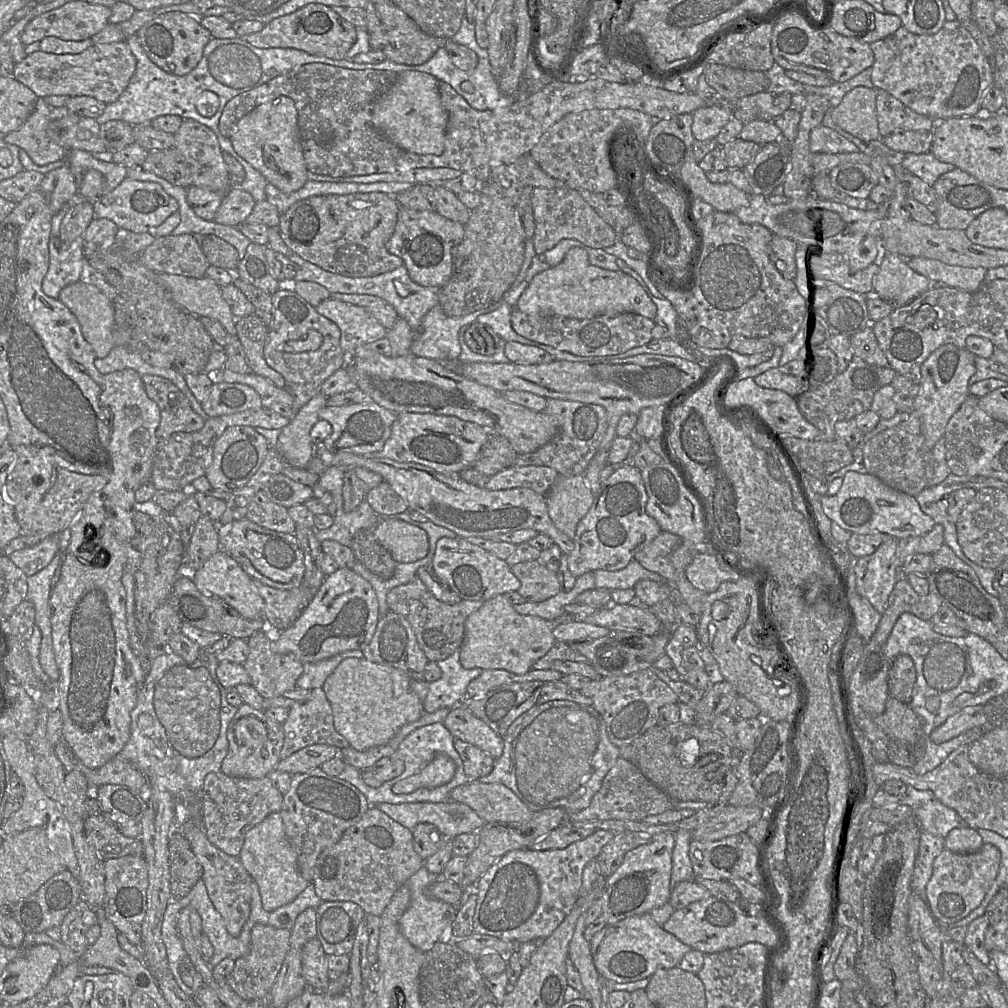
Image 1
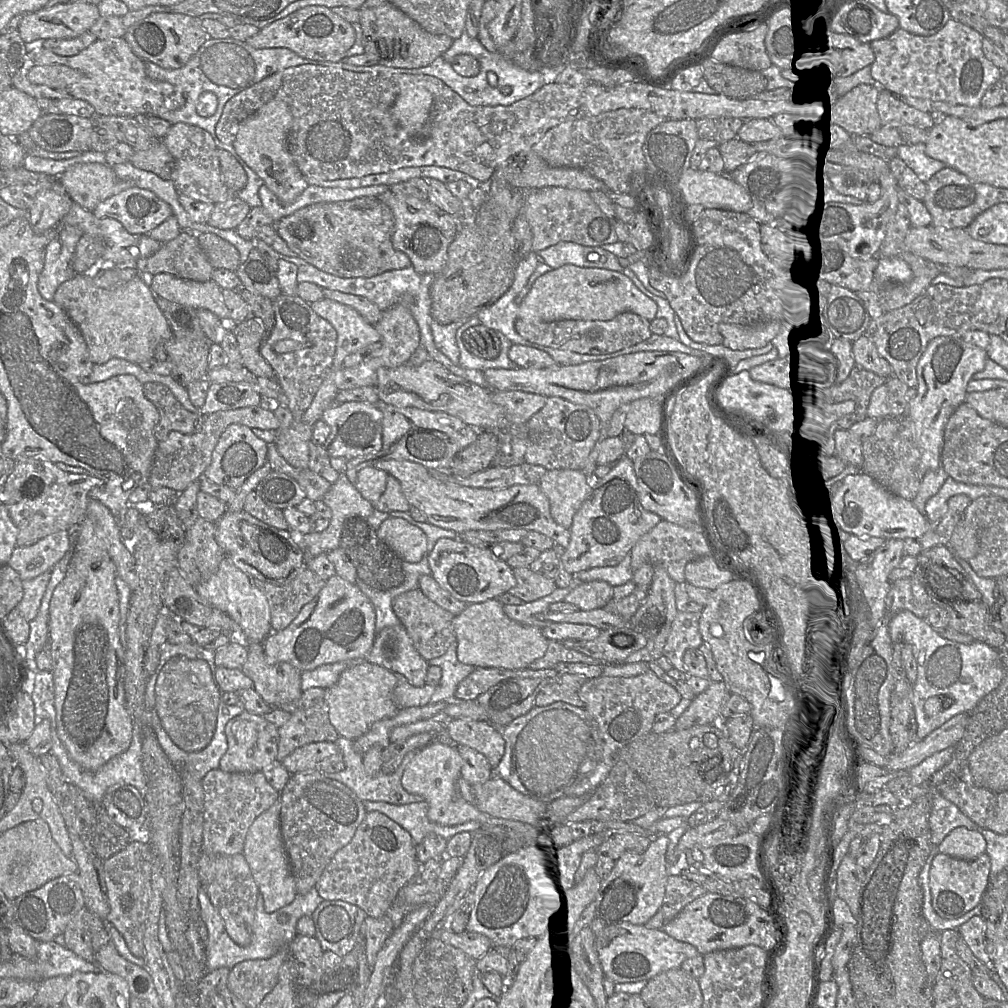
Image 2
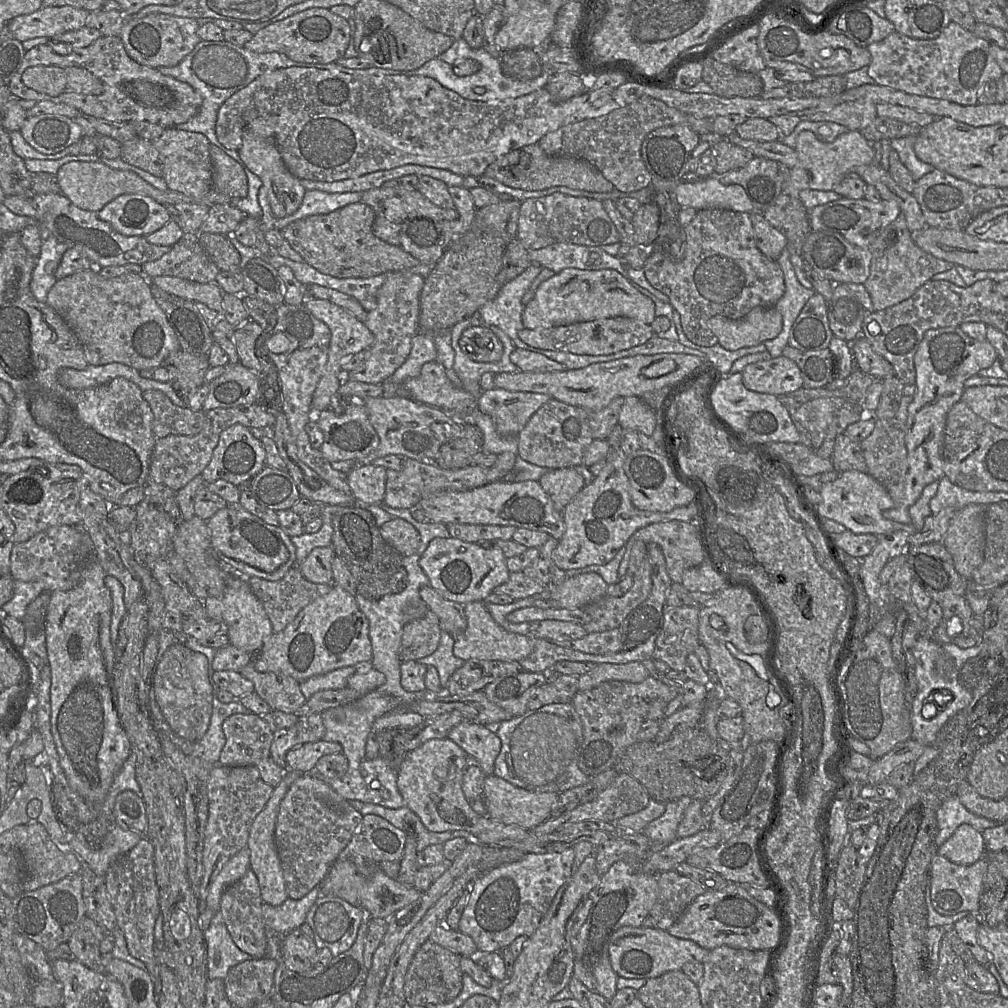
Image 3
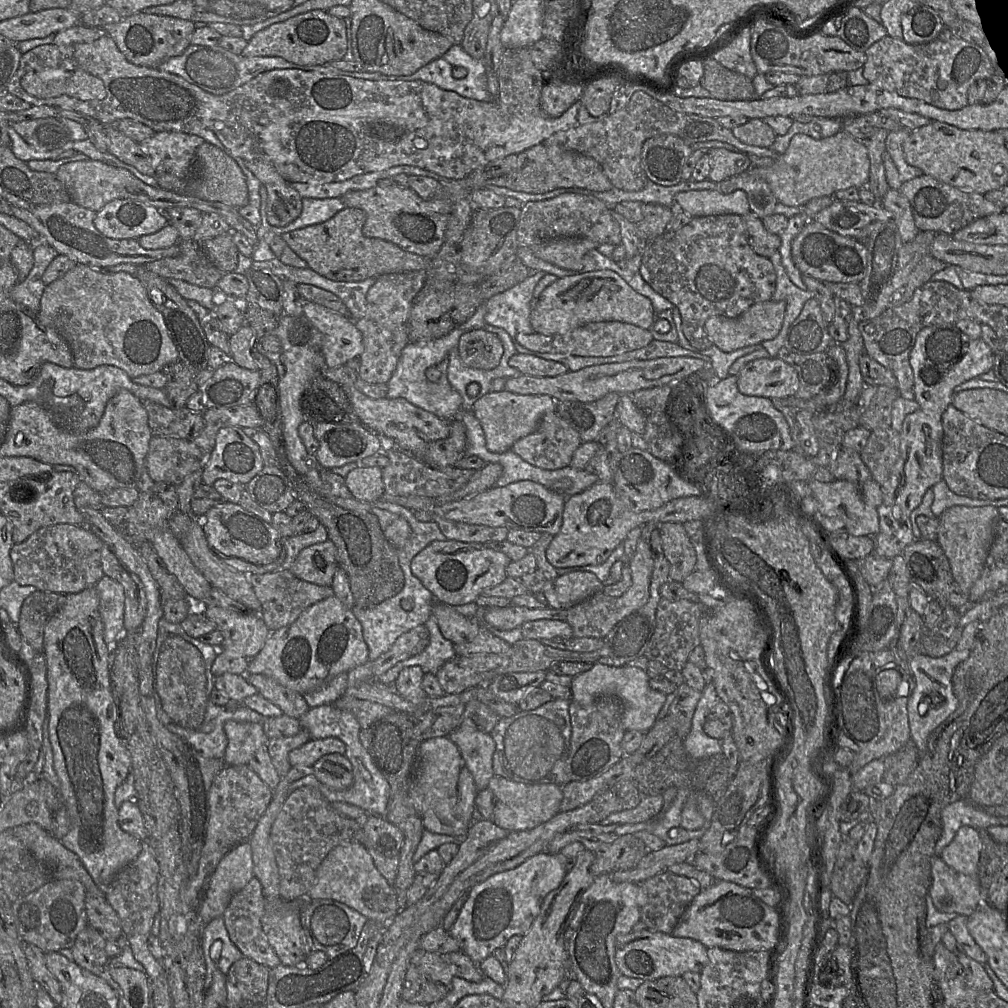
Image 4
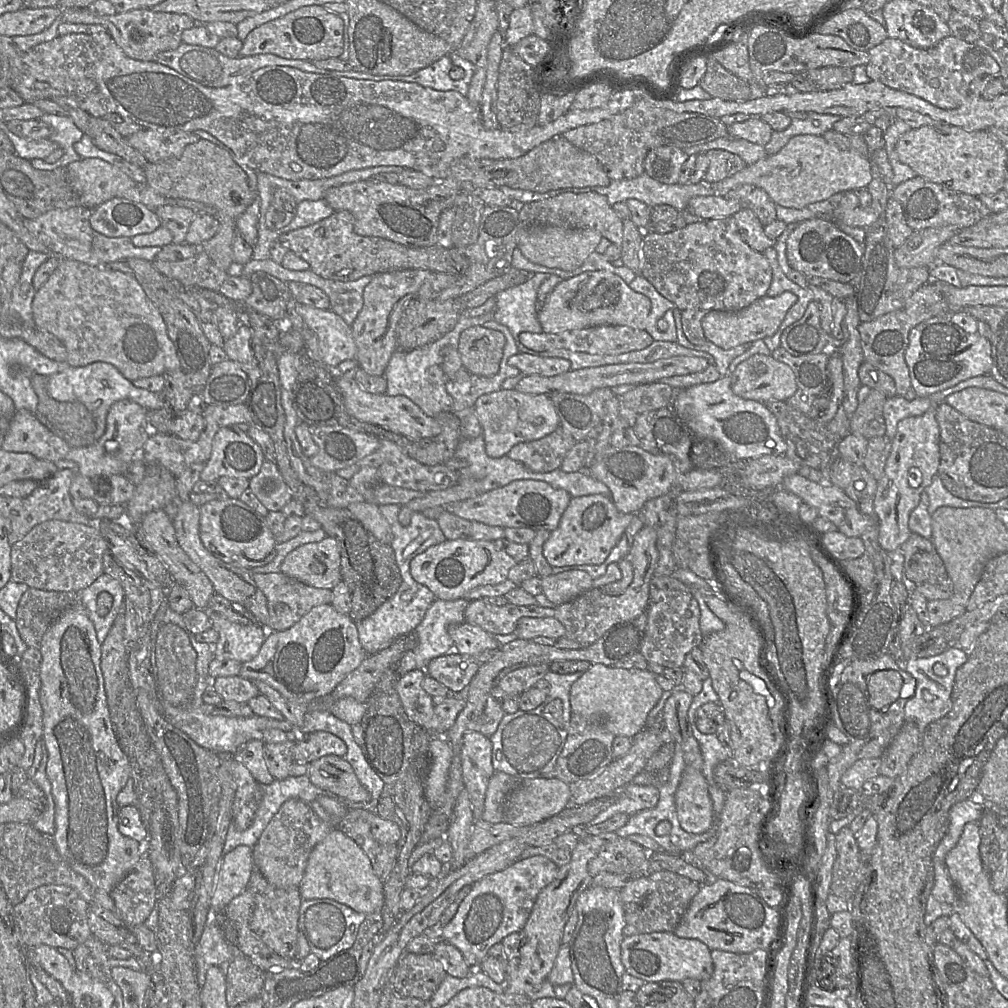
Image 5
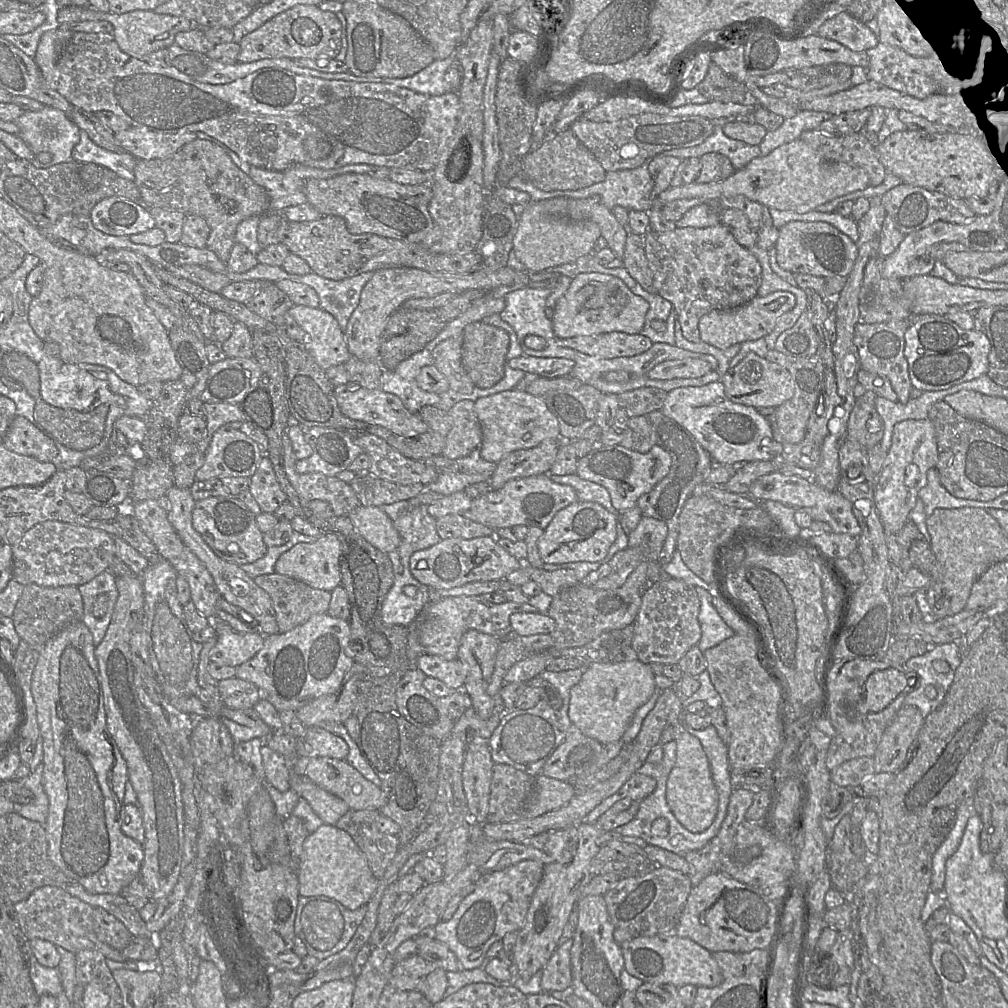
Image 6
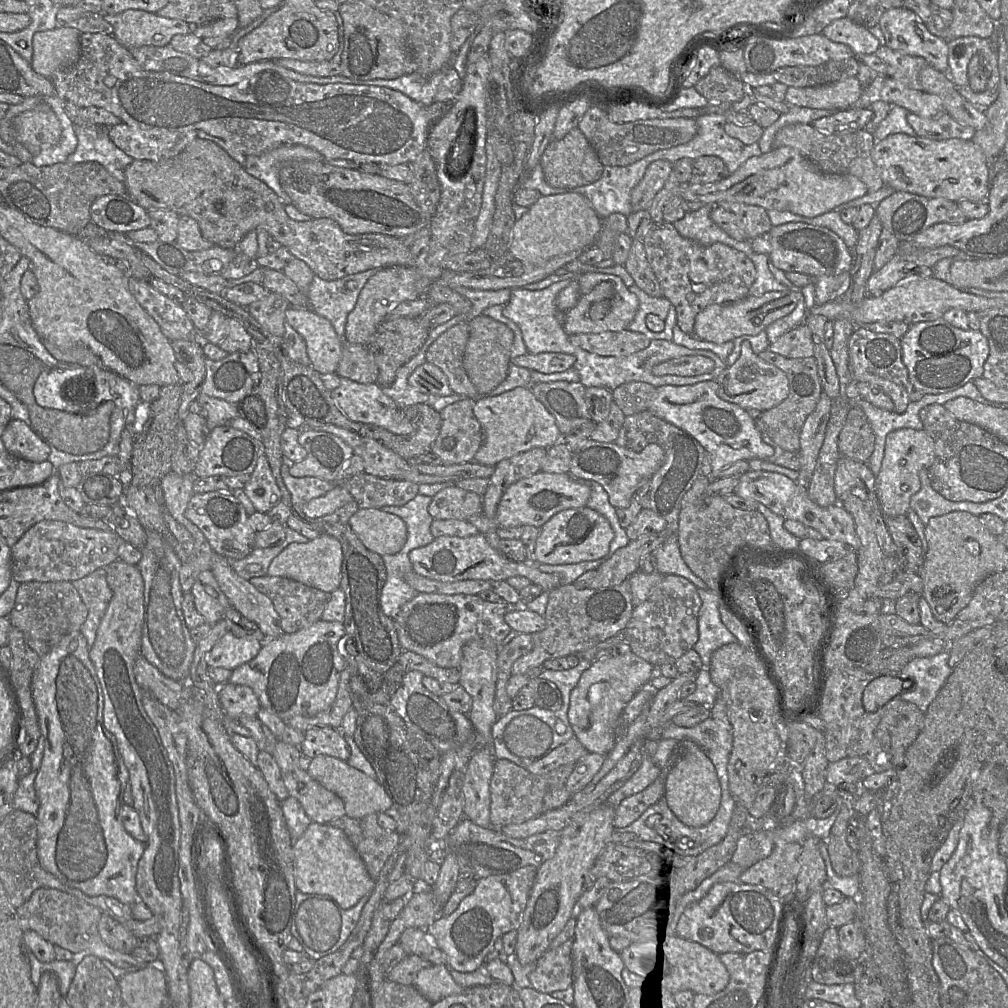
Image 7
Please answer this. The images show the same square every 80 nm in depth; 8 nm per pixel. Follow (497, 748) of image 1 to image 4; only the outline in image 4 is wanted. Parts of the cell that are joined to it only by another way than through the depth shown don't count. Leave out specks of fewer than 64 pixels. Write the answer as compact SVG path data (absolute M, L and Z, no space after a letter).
M458 727L449 735L449 739L457 745L463 765L472 774L478 792L487 788L494 776L496 745L492 736L472 727Z

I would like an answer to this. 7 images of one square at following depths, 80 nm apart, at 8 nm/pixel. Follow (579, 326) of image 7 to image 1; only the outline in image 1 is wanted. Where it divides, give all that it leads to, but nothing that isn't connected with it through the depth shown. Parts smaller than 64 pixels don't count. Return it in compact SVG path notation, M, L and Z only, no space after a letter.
M578 247L569 249L557 266L535 275L521 294L516 308L528 315L579 320L627 312L653 320L657 313L656 305L634 278L621 270L614 272L591 265L587 252Z

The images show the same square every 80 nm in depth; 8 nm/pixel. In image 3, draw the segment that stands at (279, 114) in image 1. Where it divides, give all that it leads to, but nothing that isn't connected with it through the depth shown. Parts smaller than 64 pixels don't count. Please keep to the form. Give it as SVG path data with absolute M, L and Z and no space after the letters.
M259 117L247 126L238 154L246 167L261 180L266 188L270 207L275 217L284 218L299 209L306 189L300 180L286 168L272 137L269 117Z

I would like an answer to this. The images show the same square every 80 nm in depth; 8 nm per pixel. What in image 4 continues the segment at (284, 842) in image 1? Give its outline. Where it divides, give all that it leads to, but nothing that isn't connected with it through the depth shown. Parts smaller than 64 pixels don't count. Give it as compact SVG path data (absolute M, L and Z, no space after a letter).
M290 768L289 772L282 777L276 789L273 791L272 799L266 811L259 819L249 838L252 849L254 877L260 881L262 893L266 899L280 897L279 871L270 842L272 825L285 800L291 793L291 784L308 774L312 774L312 768Z

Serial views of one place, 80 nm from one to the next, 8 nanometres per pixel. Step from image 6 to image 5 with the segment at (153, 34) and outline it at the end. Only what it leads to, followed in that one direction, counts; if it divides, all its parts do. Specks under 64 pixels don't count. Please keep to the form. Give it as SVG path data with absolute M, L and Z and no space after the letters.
M88 8L63 9L61 22L104 26L128 57L140 61L154 61L157 54L177 49L182 43L183 31L197 24L188 15L155 12L151 9L135 9L126 13L101 16L91 13Z

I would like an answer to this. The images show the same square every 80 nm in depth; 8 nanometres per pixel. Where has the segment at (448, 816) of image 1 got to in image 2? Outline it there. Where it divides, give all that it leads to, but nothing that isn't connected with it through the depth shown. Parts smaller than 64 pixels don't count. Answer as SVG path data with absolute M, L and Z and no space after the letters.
M364 801L363 803L367 812L379 811L408 831L415 846L420 844L430 833L437 834L448 841L462 832L473 834L482 825L476 821L456 826L442 826L434 823L428 818L428 803L426 801L406 805L392 805L382 801Z

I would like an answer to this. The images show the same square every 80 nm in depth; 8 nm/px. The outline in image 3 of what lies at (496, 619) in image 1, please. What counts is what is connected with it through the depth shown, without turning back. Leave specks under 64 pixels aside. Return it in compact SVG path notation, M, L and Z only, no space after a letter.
M469 602L464 604L467 618L467 628L463 633L455 636L453 653L464 660L498 660L517 661L526 658L532 651L529 636L509 632L501 627L487 611L485 602Z

